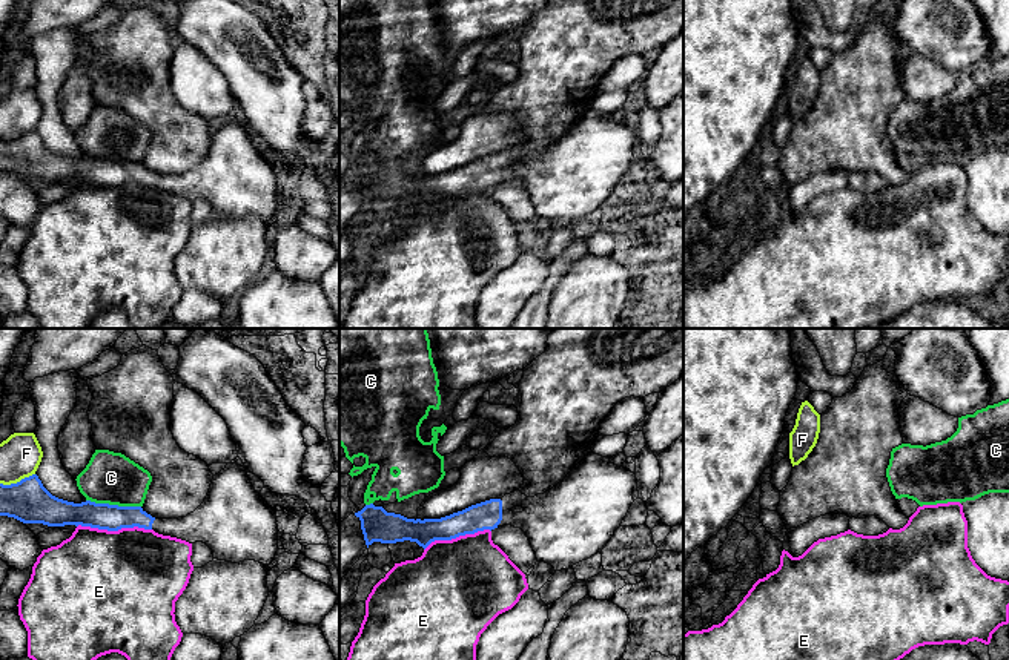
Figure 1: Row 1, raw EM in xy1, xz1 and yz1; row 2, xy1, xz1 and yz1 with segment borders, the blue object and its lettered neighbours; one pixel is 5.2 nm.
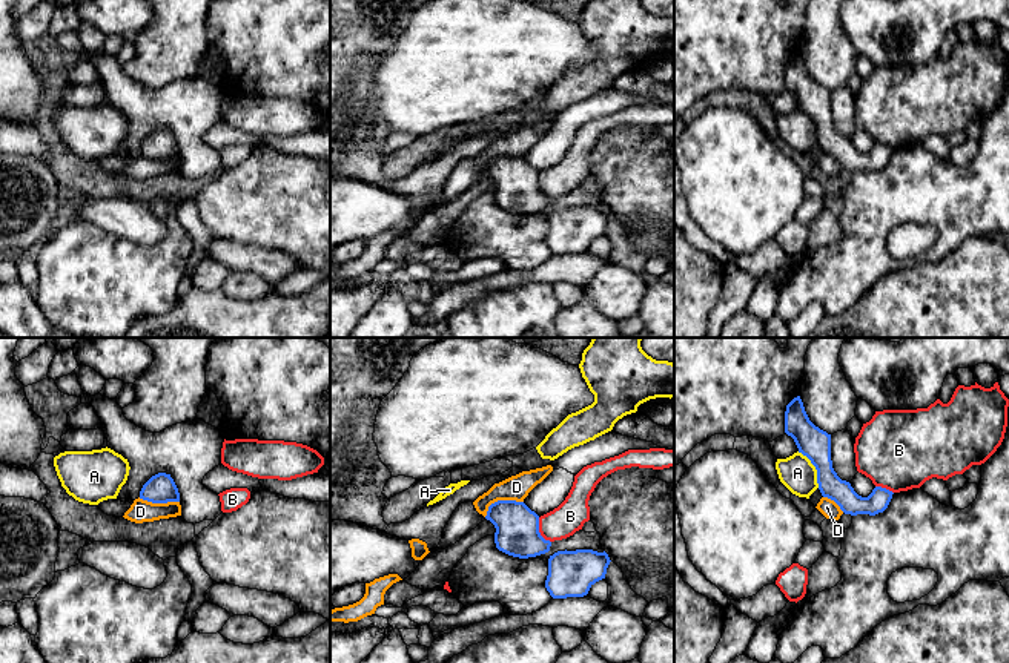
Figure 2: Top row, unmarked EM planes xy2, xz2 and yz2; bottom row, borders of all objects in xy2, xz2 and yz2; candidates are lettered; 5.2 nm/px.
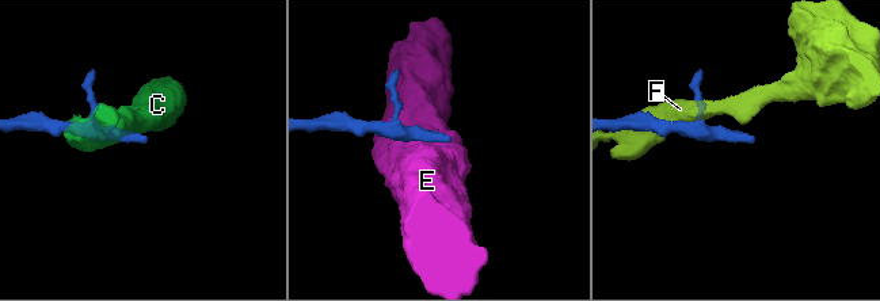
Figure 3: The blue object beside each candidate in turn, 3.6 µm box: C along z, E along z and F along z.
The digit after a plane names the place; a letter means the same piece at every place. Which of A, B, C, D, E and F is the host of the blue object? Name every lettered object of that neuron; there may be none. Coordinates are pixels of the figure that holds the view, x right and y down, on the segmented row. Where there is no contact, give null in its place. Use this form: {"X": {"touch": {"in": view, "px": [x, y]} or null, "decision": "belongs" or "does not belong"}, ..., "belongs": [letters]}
{"A": {"touch": {"in": "yz2", "px": [816, 468]}, "decision": "does not belong"}, "B": {"touch": {"in": "xz2", "px": [538, 531]}, "decision": "does not belong"}, "C": {"touch": {"in": "xy1", "px": [114, 505]}, "decision": "does not belong"}, "D": {"touch": {"in": "xz2", "px": [501, 501]}, "decision": "does not belong"}, "E": {"touch": {"in": "xy1", "px": [114, 530]}, "decision": "does not belong"}, "F": {"touch": {"in": "xy1", "px": [17, 482]}, "decision": "does not belong"}, "belongs": []}

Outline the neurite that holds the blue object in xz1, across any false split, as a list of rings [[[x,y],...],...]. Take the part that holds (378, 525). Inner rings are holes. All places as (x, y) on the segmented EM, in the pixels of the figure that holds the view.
[[[590,451],[562,482],[534,497],[514,491],[502,499],[490,499],[441,519],[407,519],[401,514],[387,513],[382,507],[373,503],[366,505],[355,516],[361,520],[367,548],[373,542],[410,540],[425,549],[435,540],[452,540],[459,536],[511,525],[527,534],[538,562],[545,562],[554,571],[561,571],[602,553],[637,497],[634,473],[611,464],[610,457]]]

